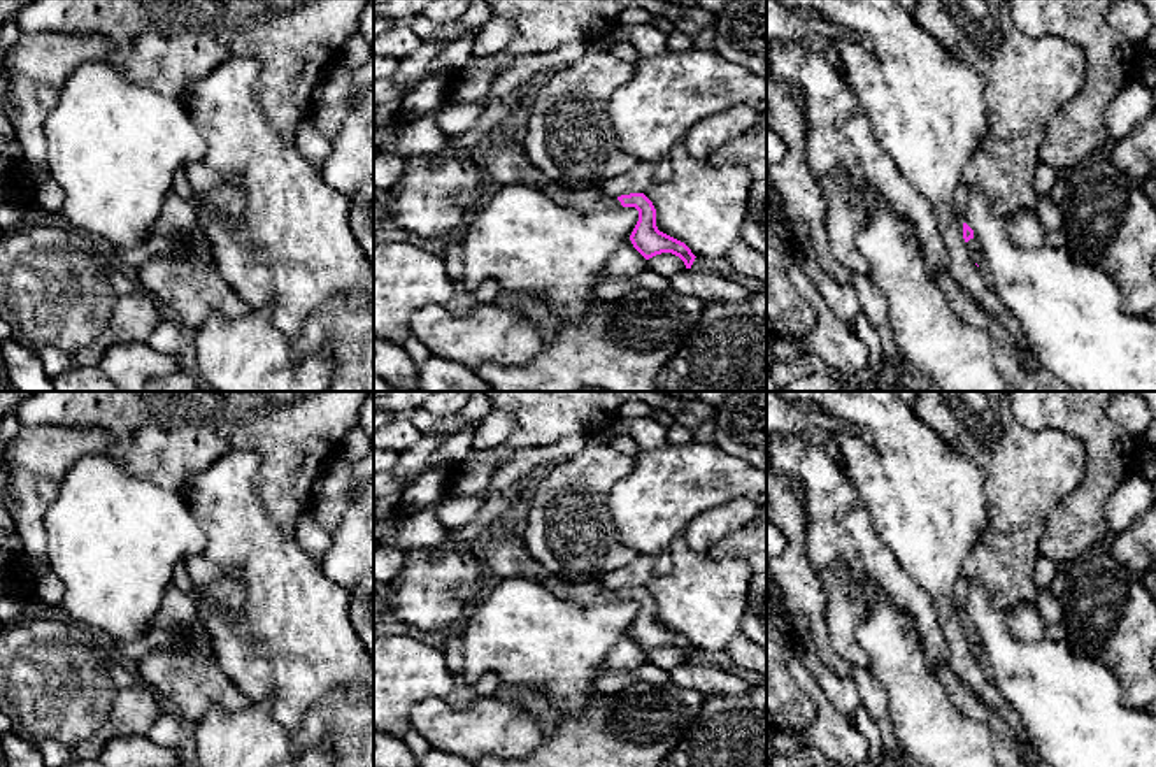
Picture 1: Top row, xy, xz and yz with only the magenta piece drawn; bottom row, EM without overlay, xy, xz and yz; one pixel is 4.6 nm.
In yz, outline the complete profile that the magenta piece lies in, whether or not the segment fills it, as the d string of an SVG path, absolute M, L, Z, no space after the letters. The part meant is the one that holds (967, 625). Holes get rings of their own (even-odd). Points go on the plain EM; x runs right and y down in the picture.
M963 616L963 632L968 639L970 651L979 658L981 667L989 674L989 663L984 648L974 630L974 623L967 616Z

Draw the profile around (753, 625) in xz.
M767 553L749 558L751 583L740 634L767 648Z

